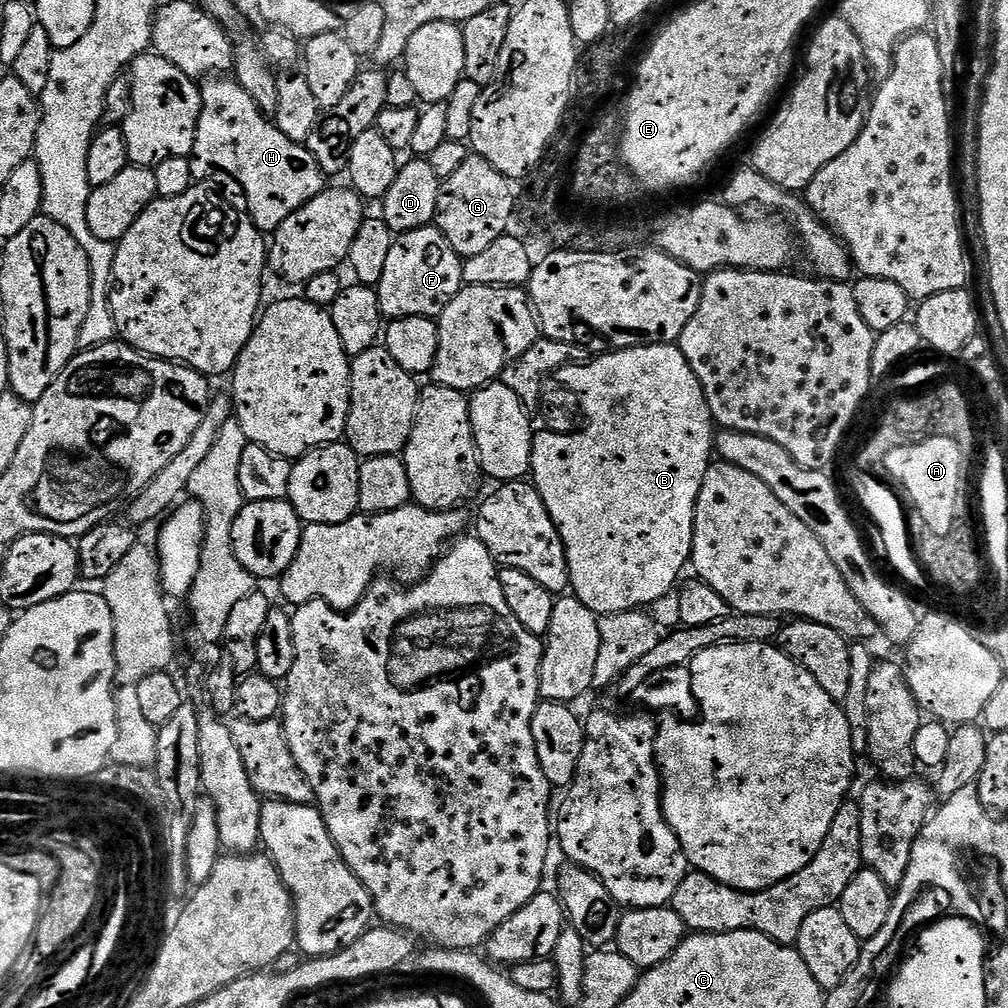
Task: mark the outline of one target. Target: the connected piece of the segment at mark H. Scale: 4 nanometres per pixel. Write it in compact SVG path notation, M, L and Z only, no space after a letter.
M208 78L200 84L200 97L202 98L202 110L198 118L198 126L196 127L196 137L194 138L194 150L191 154L192 161L192 178L196 182L211 181L211 176L229 176L230 179L236 180L238 187L244 191L244 200L246 211L252 217L252 221L256 223L256 227L265 234L275 233L278 226L282 226L282 222L286 222L286 218L290 218L290 214L294 214L294 210L298 210L306 202L310 202L319 192L324 191L326 187L326 177L314 154L308 147L302 144L295 144L290 138L286 138L286 134L282 134L282 130L276 128L275 123L269 117L264 115L262 110L258 110L258 106L254 102L254 98L250 98L250 94L246 94L246 90L242 90L242 86L234 78Z

